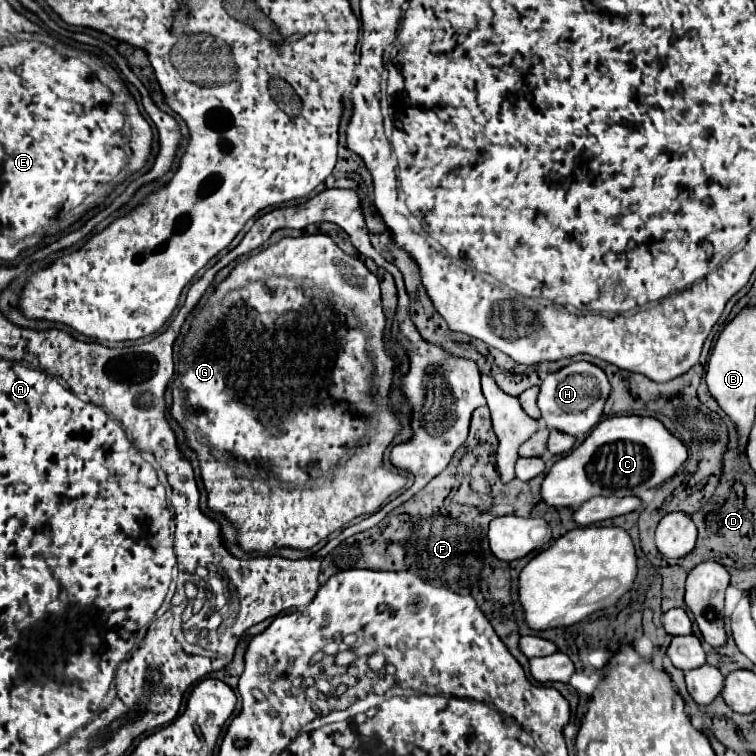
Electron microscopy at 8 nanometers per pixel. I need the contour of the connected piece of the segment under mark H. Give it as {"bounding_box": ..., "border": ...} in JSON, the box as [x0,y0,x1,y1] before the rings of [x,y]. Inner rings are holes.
{"bounding_box":[539,362,611,436],"border":[[[571,362],[569,366],[551,372],[543,382],[541,382],[541,392],[539,392],[539,408],[541,408],[541,418],[547,424],[549,430],[561,430],[571,436],[585,436],[589,434],[597,422],[603,416],[603,406],[611,394],[611,384],[607,374],[591,364],[591,362]]]}

